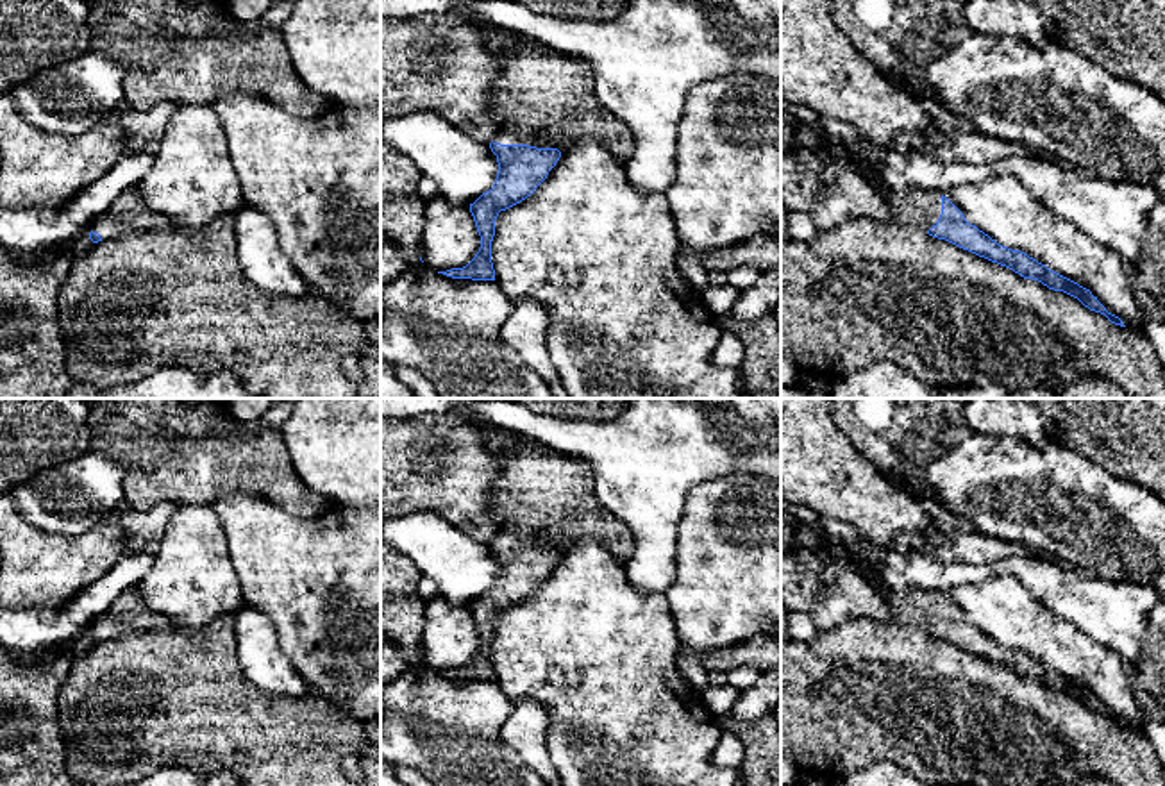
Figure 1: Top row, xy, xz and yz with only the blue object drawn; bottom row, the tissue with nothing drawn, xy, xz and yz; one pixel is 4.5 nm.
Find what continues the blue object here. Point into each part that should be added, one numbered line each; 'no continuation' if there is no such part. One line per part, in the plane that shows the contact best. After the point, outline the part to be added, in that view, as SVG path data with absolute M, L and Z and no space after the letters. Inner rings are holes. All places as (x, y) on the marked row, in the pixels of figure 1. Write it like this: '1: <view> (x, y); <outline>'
1: yz (919, 209); M883 188L890 209L890 218L911 229L927 232L942 214L942 195L915 188Z

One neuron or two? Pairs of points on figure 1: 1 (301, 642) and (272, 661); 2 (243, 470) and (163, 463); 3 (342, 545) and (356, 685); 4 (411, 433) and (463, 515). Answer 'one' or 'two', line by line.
1: two
2: one
3: one
4: one

